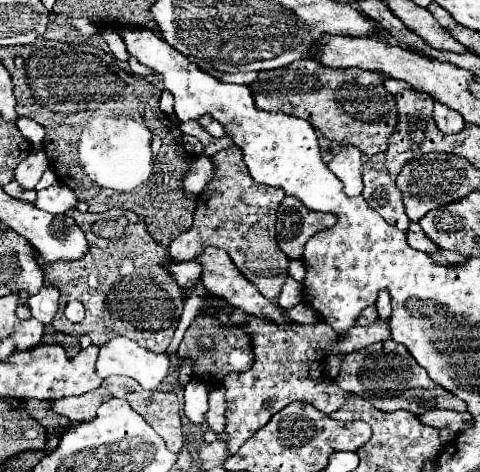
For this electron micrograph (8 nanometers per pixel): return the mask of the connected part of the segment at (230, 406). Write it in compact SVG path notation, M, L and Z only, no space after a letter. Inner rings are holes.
M249 316L249 324L243 326L251 332L255 362L249 372L233 372L223 378L225 400L227 400L227 456L233 456L259 428L263 428L275 412L285 408L291 402L307 402L321 410L323 414L331 414L341 404L345 404L347 392L341 392L333 380L323 376L323 354L321 350L337 342L337 332L331 330L329 324L289 324L277 326L269 320Z

